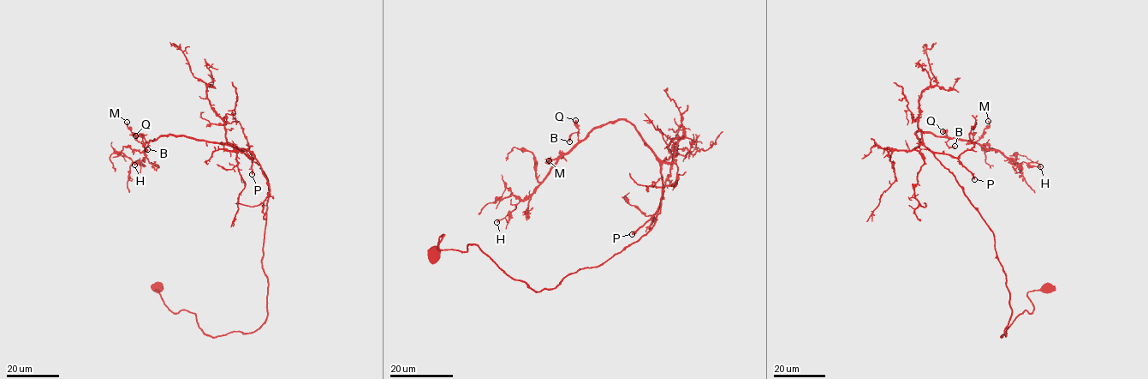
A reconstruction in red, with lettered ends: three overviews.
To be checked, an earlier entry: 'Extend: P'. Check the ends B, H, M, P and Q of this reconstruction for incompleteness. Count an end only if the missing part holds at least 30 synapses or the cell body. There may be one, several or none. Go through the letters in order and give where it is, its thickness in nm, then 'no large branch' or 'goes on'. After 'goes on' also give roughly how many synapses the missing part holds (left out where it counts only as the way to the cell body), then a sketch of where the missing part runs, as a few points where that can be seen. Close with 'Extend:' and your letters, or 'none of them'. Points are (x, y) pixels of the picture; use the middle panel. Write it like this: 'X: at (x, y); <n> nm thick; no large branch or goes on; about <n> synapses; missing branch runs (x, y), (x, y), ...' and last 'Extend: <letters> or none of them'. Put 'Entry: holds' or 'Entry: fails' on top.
Entry: holds
B: at (569, 141); 400 nm thick; no large branch
H: at (496, 222); 180 nm thick; no large branch
M: at (549, 160); 170 nm thick; no large branch
P: at (632, 234); 320 nm thick; goes on; about 35 synapses; missing branch runs (632, 234), (629, 237), (609, 243), (586, 237), (585, 225), (576, 213), (573, 195), (565, 194), (552, 204)
Q: at (575, 120); 550 nm thick; no large branch
Extend: P

